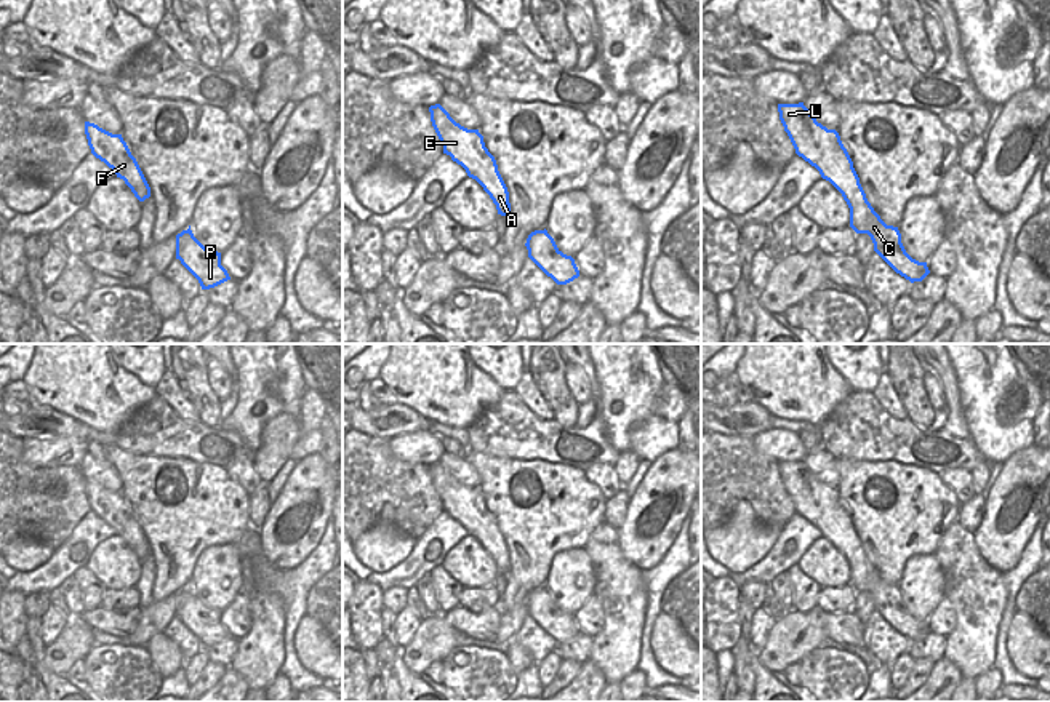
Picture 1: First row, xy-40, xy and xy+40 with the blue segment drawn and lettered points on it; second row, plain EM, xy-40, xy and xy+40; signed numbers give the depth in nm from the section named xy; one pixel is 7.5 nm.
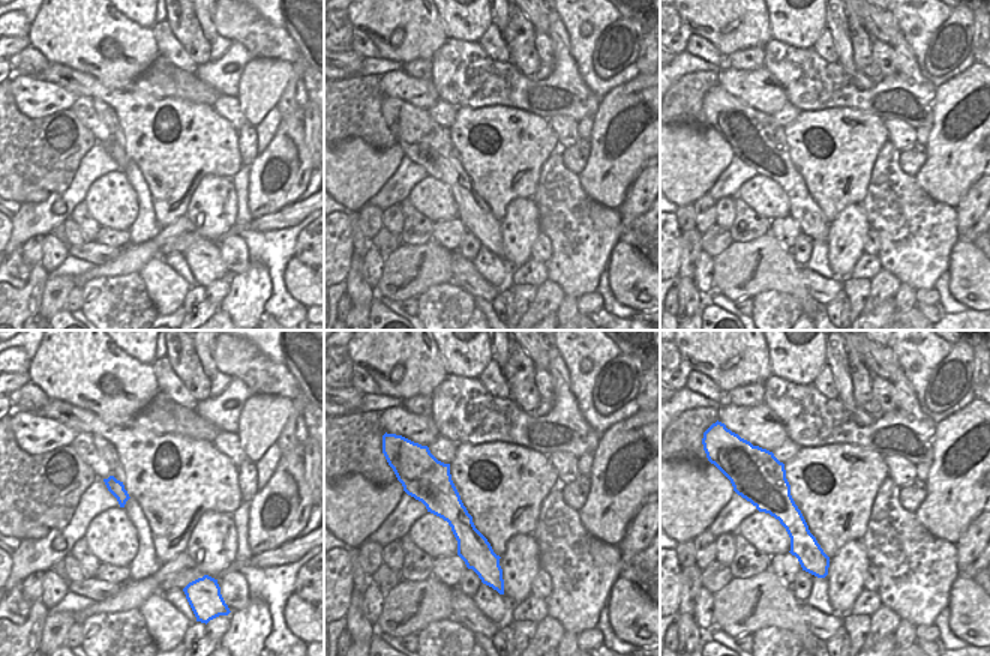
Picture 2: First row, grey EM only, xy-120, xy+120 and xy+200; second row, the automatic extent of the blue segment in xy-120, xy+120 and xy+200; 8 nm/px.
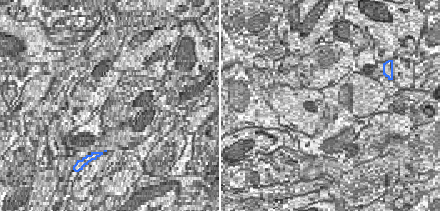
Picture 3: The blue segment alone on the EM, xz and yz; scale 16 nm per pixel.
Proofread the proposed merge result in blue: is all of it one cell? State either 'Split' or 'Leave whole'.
Leave whole.

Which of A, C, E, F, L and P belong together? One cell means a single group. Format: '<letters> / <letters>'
A C E F L P

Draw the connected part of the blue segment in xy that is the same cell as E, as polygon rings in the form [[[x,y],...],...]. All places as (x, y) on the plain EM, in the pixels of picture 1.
[[[431,464],[431,480],[443,504],[443,512],[461,523],[467,534],[475,537],[496,563],[498,572],[511,569],[509,550],[498,529],[495,515],[488,510],[479,488],[467,488],[456,481],[440,464]]]

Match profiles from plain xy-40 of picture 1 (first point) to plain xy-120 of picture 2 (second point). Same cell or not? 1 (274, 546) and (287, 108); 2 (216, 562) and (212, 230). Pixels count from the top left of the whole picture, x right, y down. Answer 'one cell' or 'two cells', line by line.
1: two cells
2: one cell

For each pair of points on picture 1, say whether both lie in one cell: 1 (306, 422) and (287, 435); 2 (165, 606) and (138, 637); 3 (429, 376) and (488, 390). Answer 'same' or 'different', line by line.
1: different
2: same
3: same

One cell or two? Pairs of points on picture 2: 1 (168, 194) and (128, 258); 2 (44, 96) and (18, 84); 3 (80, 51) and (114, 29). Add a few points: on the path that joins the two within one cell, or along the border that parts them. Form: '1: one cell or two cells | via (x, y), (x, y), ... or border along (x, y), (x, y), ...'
1: two cells | border along (185, 213), (162, 228)
2: one cell | via (38, 96), (24, 86)
3: one cell | via (89, 42), (105, 33)

